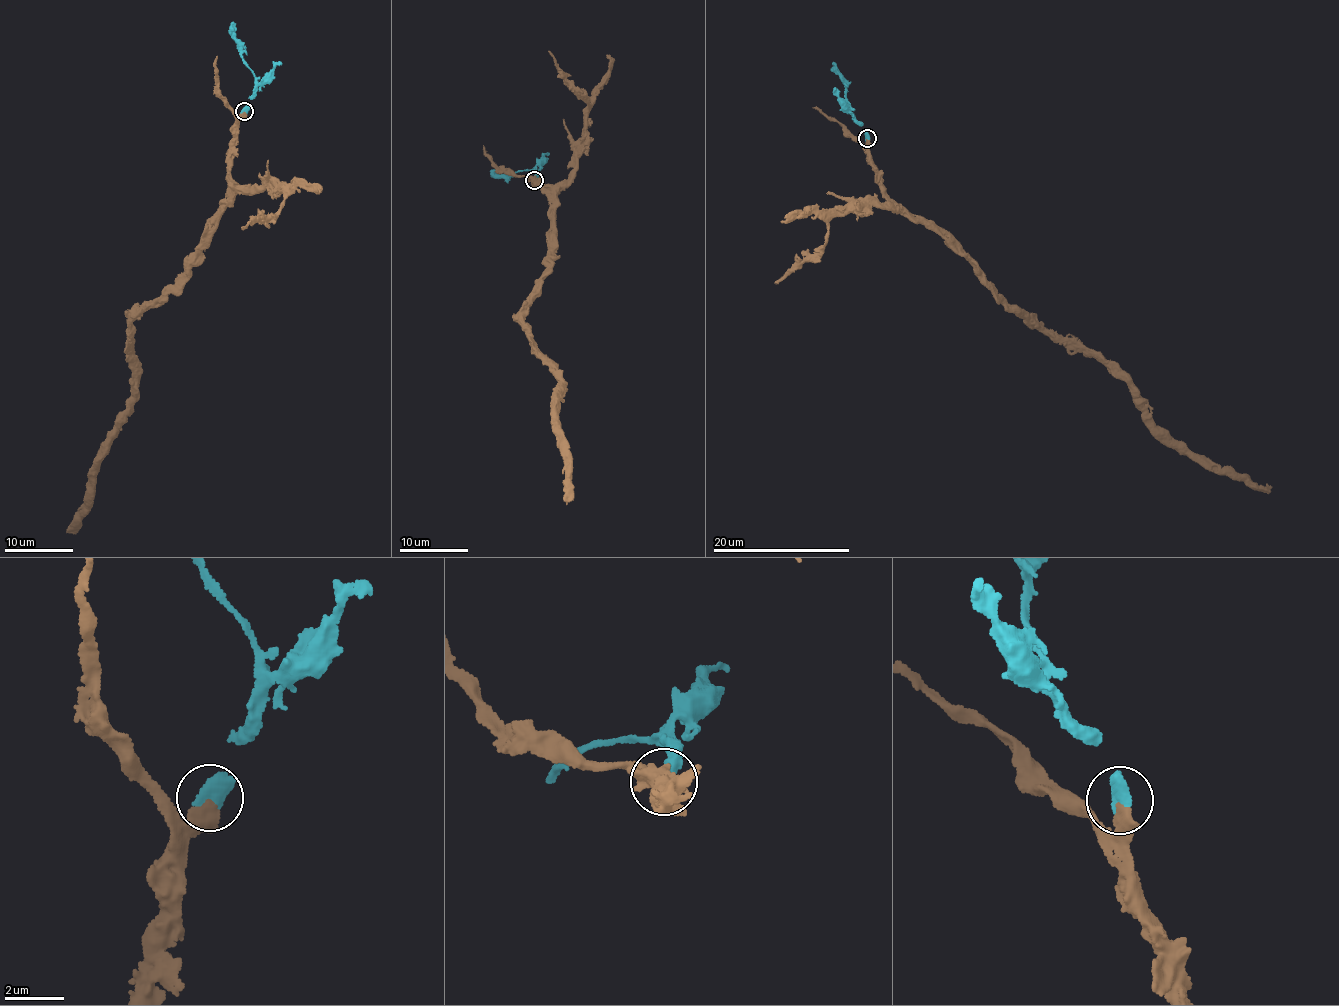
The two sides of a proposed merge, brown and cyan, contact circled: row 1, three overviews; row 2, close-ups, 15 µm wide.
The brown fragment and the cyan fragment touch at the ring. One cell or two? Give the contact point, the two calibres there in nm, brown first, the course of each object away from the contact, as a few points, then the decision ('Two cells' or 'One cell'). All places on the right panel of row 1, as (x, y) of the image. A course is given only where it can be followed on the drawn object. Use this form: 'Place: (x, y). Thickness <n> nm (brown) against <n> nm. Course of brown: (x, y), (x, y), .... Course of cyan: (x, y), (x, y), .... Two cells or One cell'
Place: (867, 138). Thickness 440 nm (brown) against 550 nm. Course of brown: (867, 138), (875, 179), (890, 198), (946, 229), (1011, 308), (1104, 361), (1175, 442), (1249, 476), (1269, 493). Course of cyan: (867, 138), (853, 115), (846, 97), (844, 78), (838, 75), (836, 65), (832, 62). One cell

